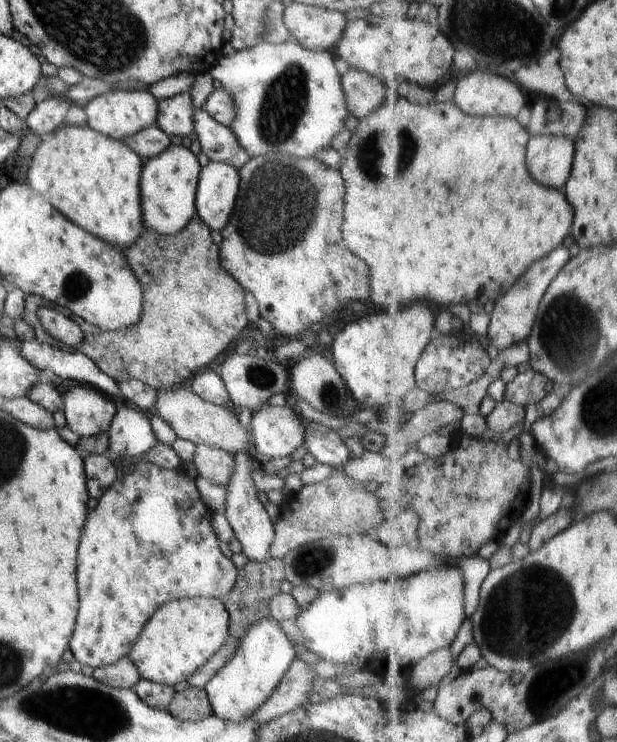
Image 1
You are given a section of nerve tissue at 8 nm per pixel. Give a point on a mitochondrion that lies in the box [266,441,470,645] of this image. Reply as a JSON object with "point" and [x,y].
{"point":[310,561]}

